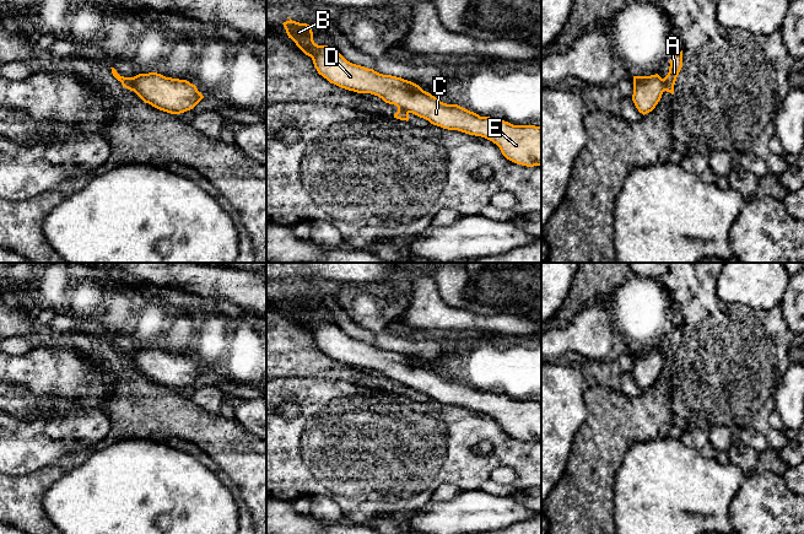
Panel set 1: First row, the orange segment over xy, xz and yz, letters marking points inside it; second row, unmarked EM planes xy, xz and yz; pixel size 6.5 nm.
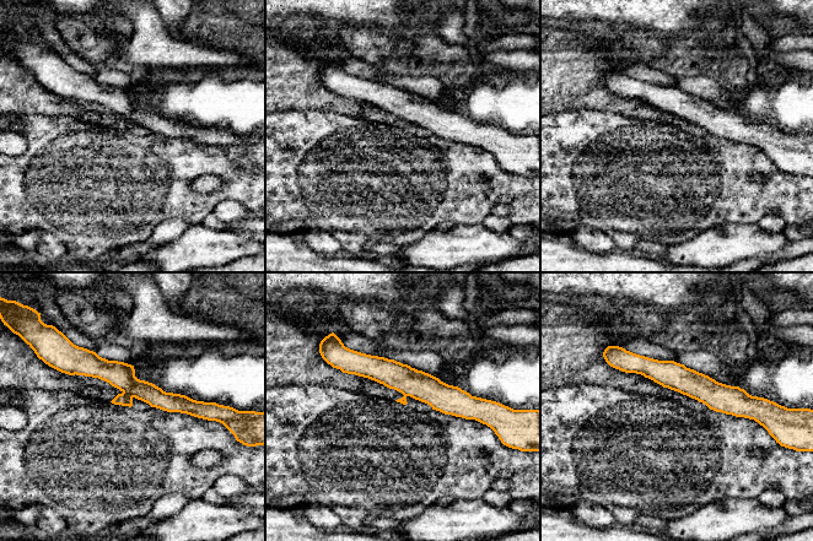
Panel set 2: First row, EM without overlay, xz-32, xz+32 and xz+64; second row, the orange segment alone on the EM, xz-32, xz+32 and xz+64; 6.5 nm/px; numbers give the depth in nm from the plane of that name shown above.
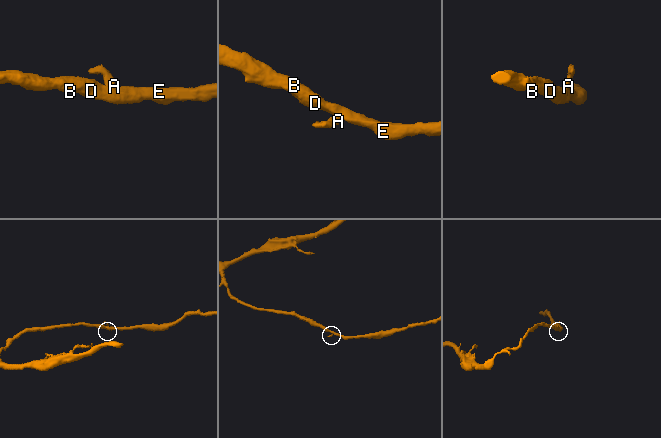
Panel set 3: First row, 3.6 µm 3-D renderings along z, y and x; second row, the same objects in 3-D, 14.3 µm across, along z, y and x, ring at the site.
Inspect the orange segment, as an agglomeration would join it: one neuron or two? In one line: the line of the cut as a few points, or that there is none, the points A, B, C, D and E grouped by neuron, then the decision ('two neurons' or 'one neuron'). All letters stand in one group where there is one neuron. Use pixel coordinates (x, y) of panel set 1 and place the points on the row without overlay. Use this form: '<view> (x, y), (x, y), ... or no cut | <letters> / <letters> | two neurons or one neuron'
xy (133, 352), (130, 365) | A / B C D E | two neurons

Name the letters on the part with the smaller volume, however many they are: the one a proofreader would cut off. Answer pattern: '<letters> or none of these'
A

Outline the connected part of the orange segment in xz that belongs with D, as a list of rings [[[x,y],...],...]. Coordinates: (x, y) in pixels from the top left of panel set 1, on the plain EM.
[[[287,293],[282,300],[288,313],[312,333],[318,349],[330,358],[357,368],[378,371],[385,378],[443,404],[485,412],[517,439],[541,441],[541,401],[513,400],[502,394],[480,392],[458,379],[443,378],[411,356],[352,339],[335,322],[315,319],[311,300]]]

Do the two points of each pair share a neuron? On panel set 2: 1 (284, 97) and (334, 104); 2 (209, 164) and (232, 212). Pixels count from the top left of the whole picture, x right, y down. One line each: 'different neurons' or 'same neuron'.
1: same neuron
2: different neurons

